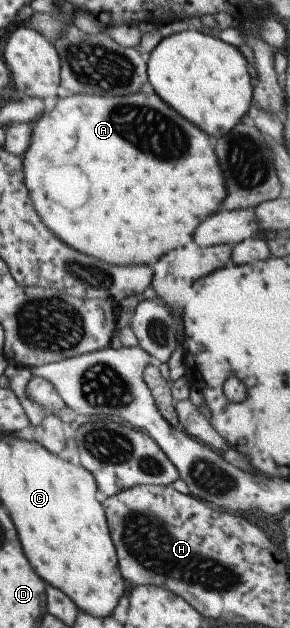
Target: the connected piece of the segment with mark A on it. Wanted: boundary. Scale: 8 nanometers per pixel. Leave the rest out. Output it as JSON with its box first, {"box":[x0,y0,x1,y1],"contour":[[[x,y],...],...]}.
{"box":[23,91,226,266],"contour":[[[138,91],[131,95],[71,95],[59,99],[56,105],[40,115],[31,129],[31,135],[23,160],[23,183],[27,188],[29,199],[32,201],[34,210],[38,213],[40,220],[45,224],[53,235],[56,235],[65,245],[84,252],[92,258],[104,261],[111,265],[128,266],[146,265],[152,266],[158,258],[168,255],[168,252],[178,250],[180,246],[188,244],[194,232],[194,226],[210,216],[214,210],[218,210],[226,196],[226,186],[220,168],[216,166],[214,148],[210,146],[210,140],[204,132],[200,132],[195,124],[189,123],[183,116],[172,110],[158,95],[152,92]]]}

